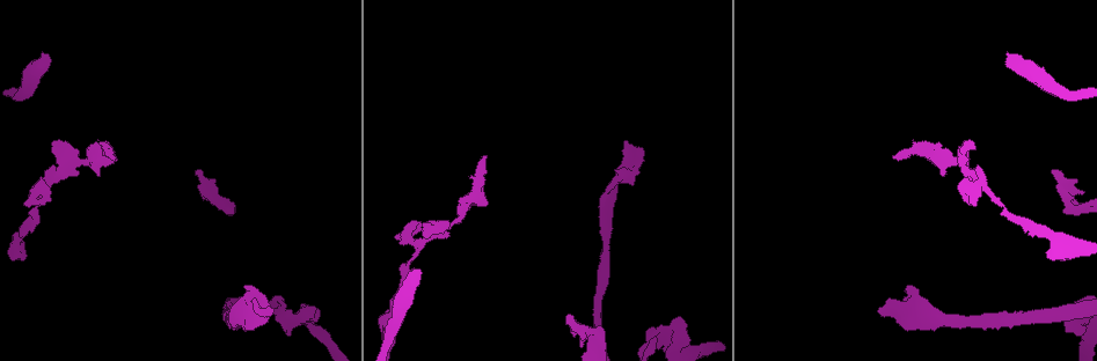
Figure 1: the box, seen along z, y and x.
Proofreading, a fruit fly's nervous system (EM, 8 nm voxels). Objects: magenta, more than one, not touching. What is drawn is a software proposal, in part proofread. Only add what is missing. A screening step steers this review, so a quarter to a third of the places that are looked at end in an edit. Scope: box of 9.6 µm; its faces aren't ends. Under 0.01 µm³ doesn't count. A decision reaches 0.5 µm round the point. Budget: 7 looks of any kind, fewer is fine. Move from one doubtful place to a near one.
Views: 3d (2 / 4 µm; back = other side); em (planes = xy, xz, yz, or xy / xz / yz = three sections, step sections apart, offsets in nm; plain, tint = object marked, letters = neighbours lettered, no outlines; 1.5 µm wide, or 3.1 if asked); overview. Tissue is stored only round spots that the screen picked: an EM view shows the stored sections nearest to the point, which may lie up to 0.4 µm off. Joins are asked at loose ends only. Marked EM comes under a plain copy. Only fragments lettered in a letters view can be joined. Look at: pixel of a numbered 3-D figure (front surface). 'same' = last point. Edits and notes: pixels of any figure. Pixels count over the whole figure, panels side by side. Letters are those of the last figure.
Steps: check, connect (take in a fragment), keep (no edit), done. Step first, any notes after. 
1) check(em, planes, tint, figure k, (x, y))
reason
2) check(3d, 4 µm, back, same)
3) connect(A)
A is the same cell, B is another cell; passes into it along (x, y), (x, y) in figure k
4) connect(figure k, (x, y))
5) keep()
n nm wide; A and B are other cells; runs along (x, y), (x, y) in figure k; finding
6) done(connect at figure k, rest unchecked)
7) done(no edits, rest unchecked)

check(3d, 4 µm, figure 1, (199, 170))

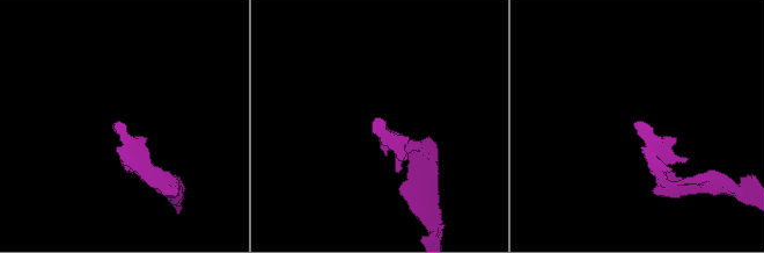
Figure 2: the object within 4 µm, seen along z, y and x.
check(em, yz, step 4, tint, figure 2, (634, 125))
now the EM

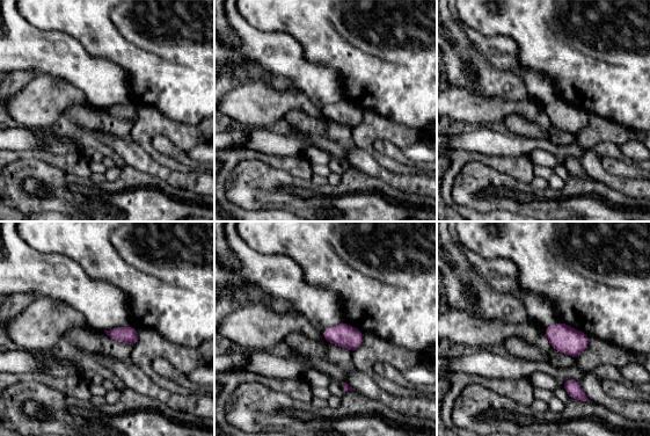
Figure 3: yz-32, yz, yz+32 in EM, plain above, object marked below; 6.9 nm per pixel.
check(em, planes, letters, same)
another direction

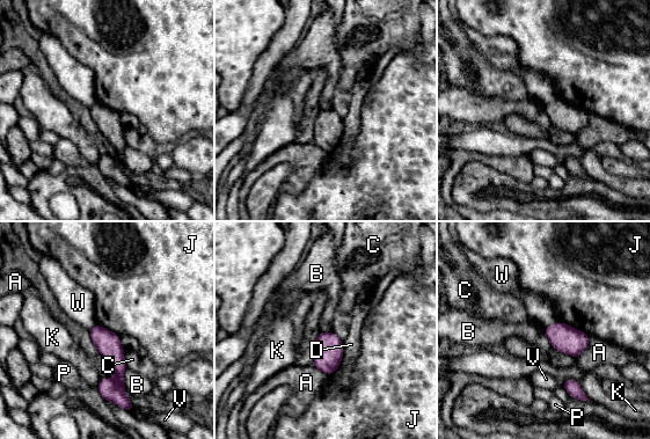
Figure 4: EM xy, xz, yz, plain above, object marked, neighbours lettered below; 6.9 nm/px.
keep()
A, B, C, D, J, K, P, V and W are other cells; none of them fits

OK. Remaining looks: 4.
check(em, xy, step 4, tint, figure 1, (53, 148))
an open end

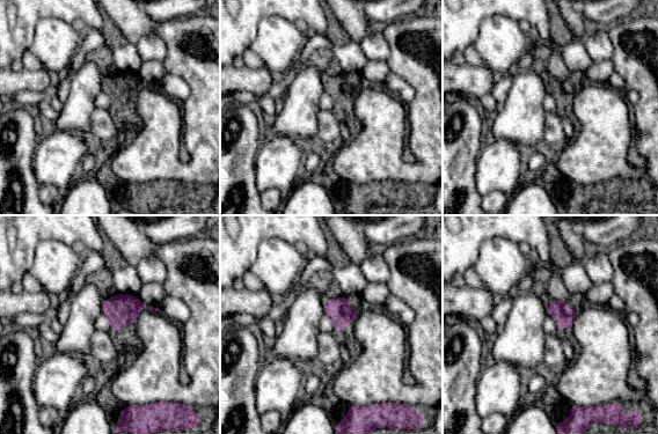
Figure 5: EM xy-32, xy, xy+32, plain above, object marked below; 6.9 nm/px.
check(em, planes, letters, same)
another direction

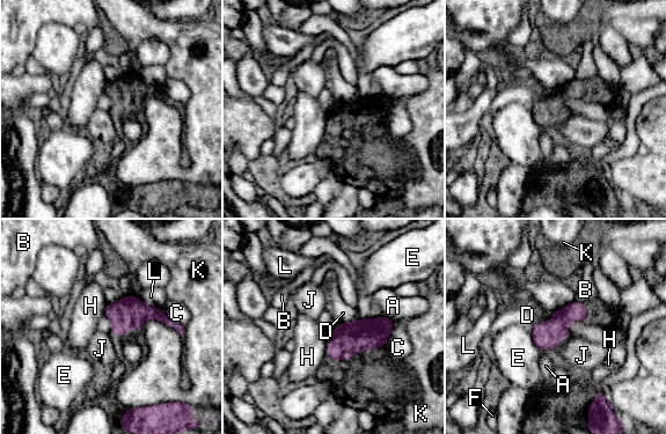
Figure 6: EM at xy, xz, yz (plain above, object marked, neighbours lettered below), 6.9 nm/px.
keep()
A, B, C, D, E, F, H, J, K and L are other cells; border along (560, 339), (554, 347) in figure 6; no lettered fragment goes on from it

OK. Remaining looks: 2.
check(em, planes, tint, figure 1, (113, 157))
free end

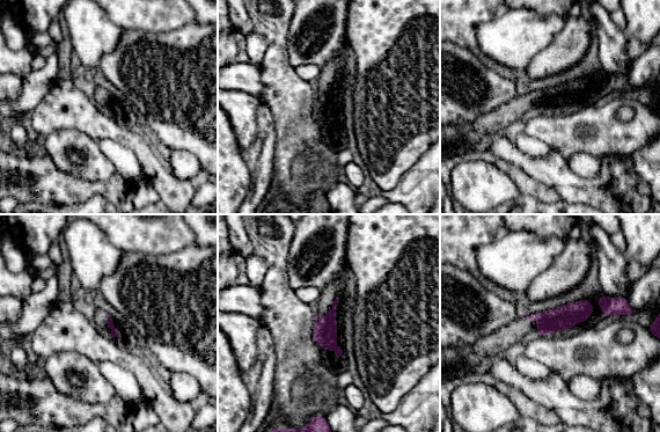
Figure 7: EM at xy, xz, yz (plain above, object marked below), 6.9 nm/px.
check(em, planes, letters, same)

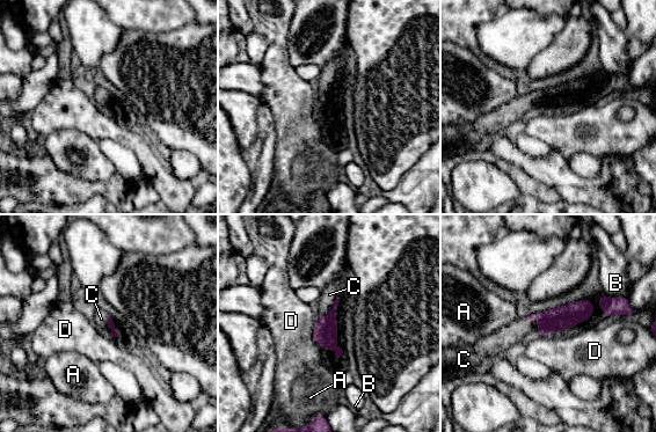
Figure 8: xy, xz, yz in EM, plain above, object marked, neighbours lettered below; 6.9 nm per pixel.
connect(C)
C is the same cell, A, B and D are other cells; passes into it along (565, 317), (538, 319), (522, 330) in figure 8; the cell continues

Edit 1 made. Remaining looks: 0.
done(connect at figure 8, rest unchecked)

